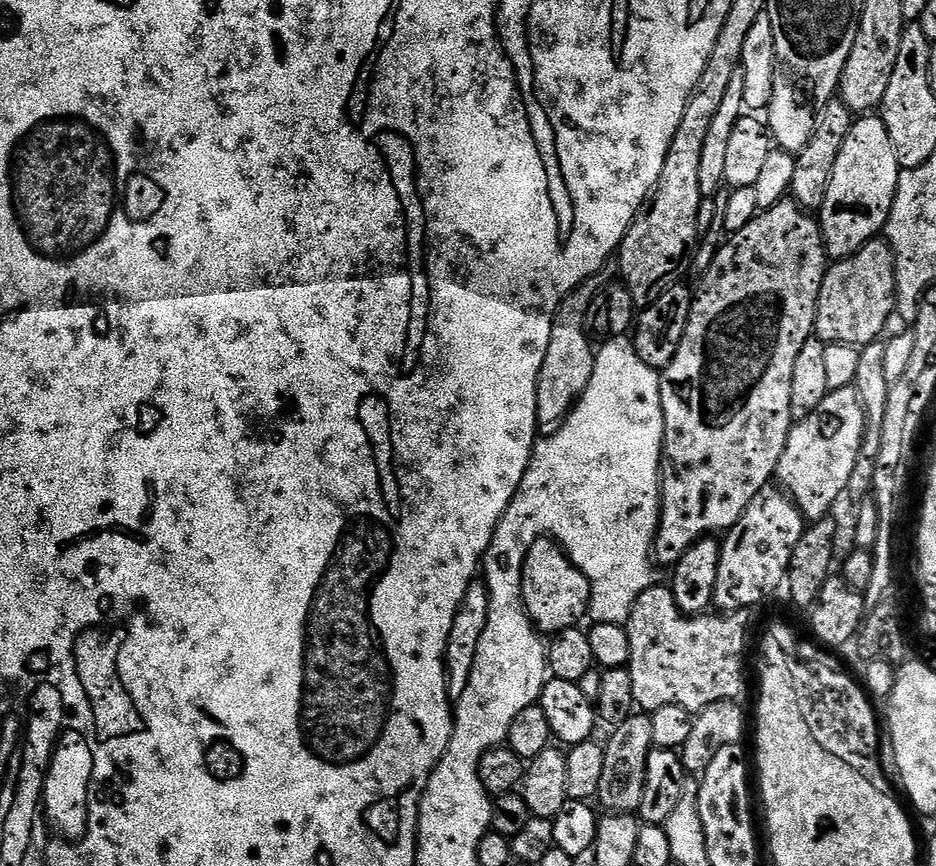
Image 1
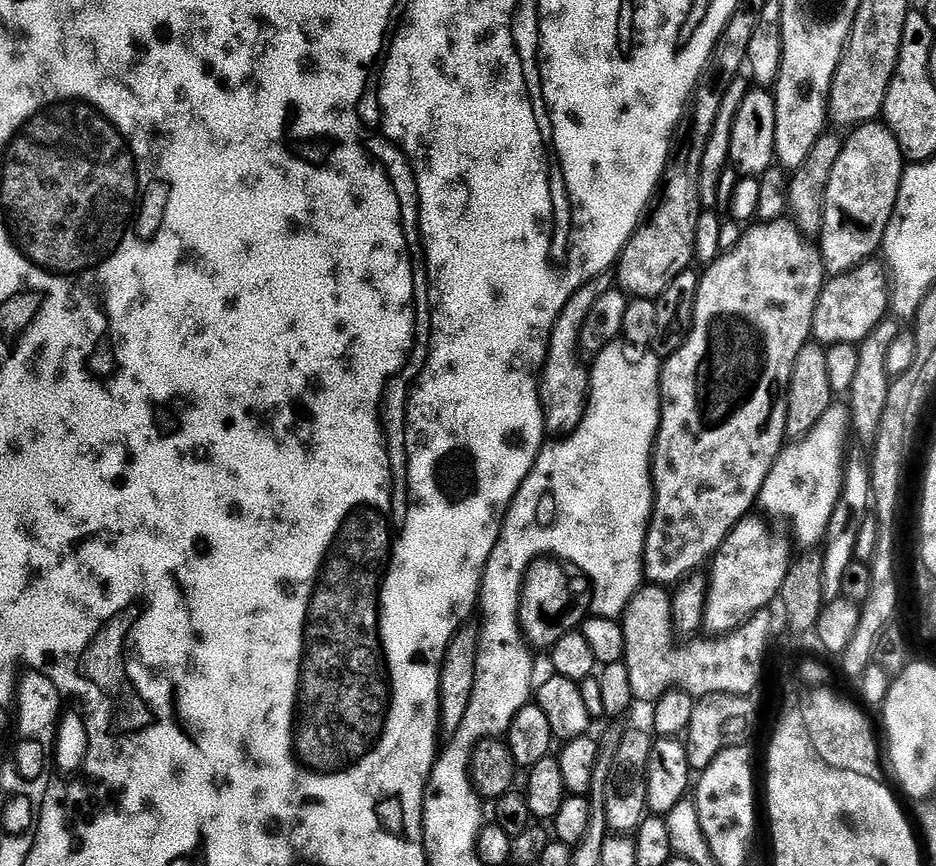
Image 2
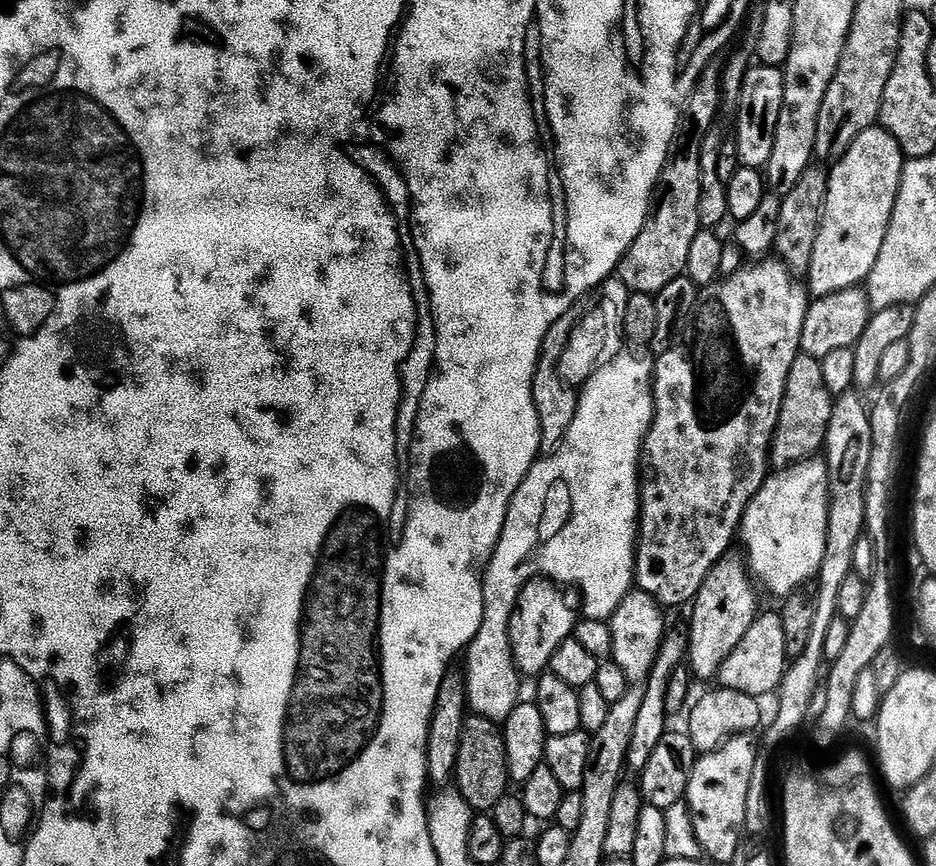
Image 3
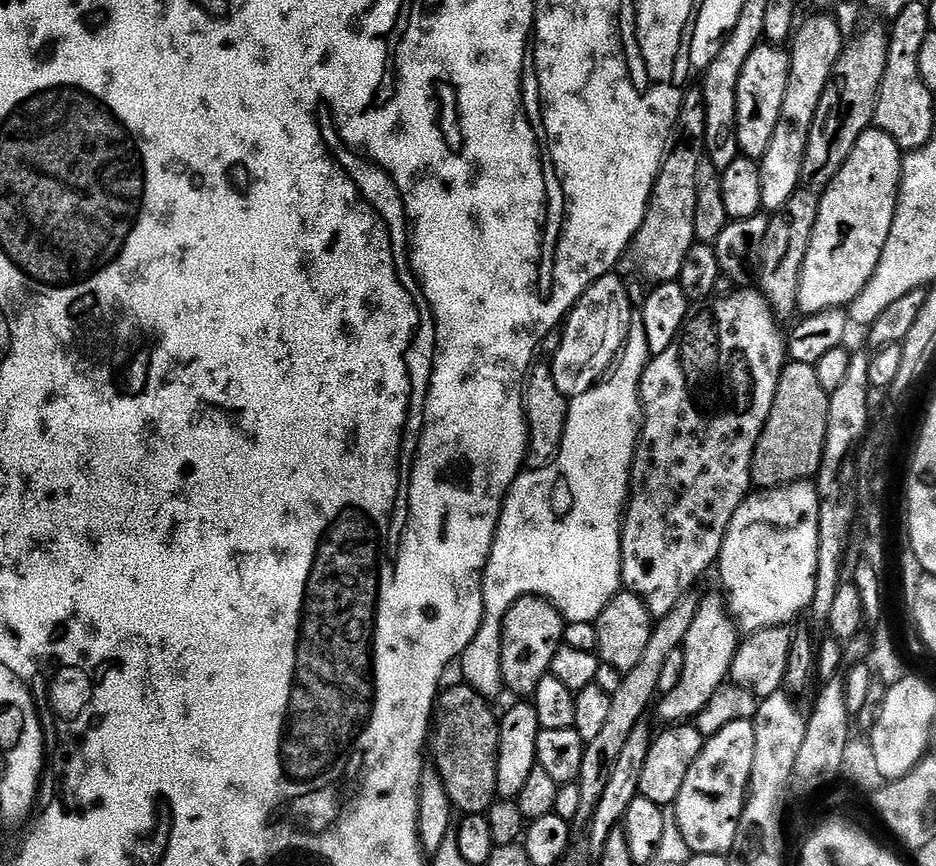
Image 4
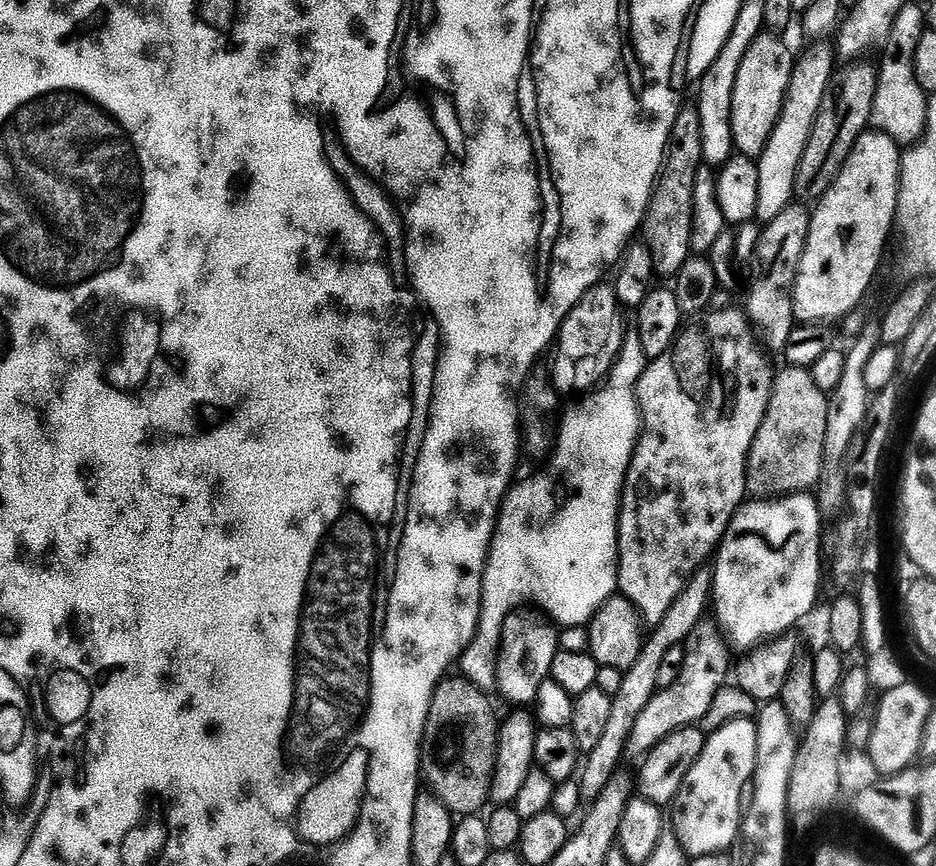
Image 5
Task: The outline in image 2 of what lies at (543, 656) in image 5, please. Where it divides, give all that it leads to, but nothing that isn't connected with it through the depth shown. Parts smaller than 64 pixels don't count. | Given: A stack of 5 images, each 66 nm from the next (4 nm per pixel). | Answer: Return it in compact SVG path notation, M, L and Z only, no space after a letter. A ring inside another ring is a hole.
M552 558L534 560L524 571L524 584L520 587L520 631L533 649L550 650L567 632L579 629L586 619L586 608L576 604L572 597L572 580L564 568Z

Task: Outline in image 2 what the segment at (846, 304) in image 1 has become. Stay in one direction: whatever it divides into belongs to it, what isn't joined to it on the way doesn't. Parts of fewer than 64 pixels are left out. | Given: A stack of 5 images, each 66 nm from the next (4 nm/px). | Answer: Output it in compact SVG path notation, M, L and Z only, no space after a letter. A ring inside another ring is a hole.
M865 262L851 272L833 275L824 285L814 310L812 336L821 346L833 344L859 345L890 312L890 282L879 263Z

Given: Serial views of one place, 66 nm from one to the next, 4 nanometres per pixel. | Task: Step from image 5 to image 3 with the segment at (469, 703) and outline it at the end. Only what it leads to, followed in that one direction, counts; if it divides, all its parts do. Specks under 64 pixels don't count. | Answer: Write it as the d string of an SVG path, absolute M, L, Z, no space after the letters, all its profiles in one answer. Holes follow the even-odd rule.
M472 714L464 721L460 734L460 745L456 754L454 787L466 798L473 813L488 814L498 802L498 798L509 795L508 763L506 762L506 742L501 725L495 720L487 720Z

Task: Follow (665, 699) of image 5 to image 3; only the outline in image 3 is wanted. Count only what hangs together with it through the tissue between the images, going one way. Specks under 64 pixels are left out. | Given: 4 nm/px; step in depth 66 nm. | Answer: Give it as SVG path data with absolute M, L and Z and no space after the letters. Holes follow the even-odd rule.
M725 558L719 560L706 574L706 582L698 590L696 599L690 605L692 622L688 629L689 646L687 663L693 677L708 680L717 675L722 662L742 642L750 626L756 621L756 588L745 561Z

